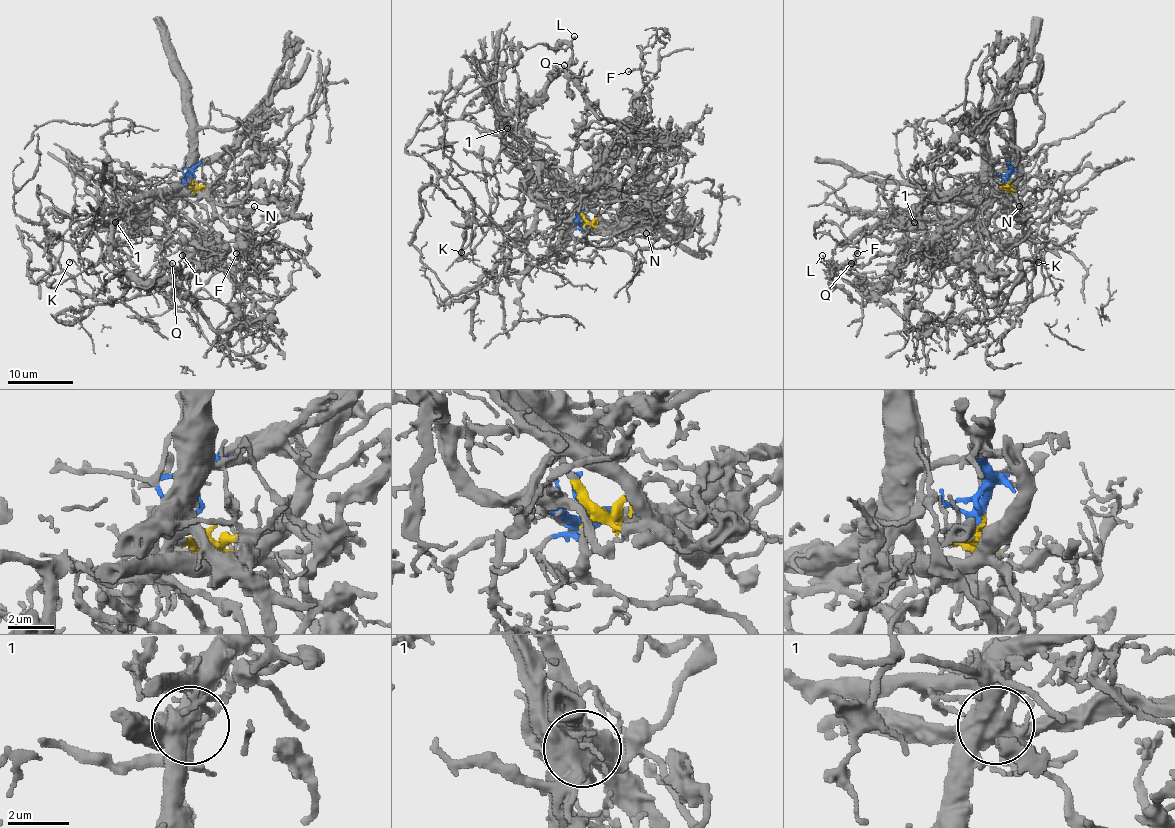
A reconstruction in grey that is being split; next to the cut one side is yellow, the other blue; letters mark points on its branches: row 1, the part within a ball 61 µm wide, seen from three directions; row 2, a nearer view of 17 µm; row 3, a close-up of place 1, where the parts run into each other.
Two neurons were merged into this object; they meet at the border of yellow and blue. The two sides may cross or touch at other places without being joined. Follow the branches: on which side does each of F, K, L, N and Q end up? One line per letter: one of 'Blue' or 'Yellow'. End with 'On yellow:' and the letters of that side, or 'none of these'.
F: Yellow
K: Blue
L: Yellow
N: Yellow
Q: Yellow
On yellow: F, L, N, Q

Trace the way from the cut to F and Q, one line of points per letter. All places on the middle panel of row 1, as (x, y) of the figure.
F: (585, 223), (579, 205), (622, 167), (623, 155), (650, 113), (650, 89), (641, 68), (628, 71)
Q: (585, 223), (576, 202), (508, 129), (503, 116), (526, 106), (562, 71), (564, 65)

